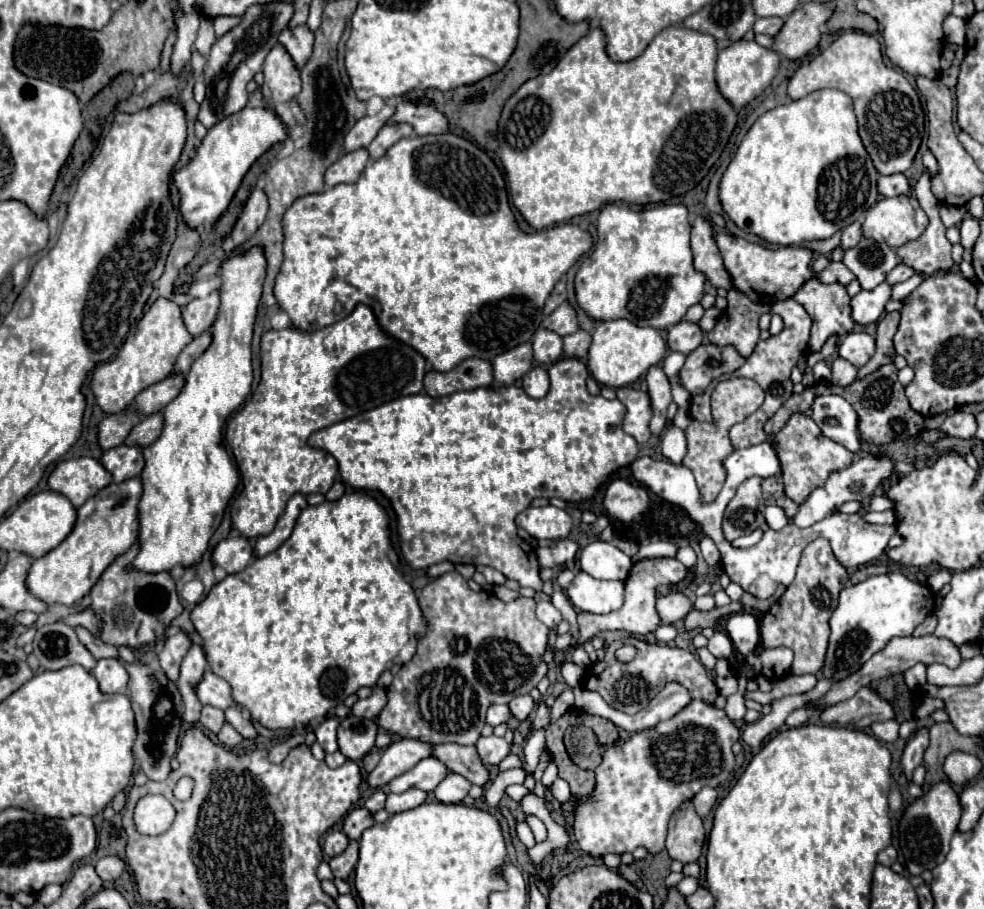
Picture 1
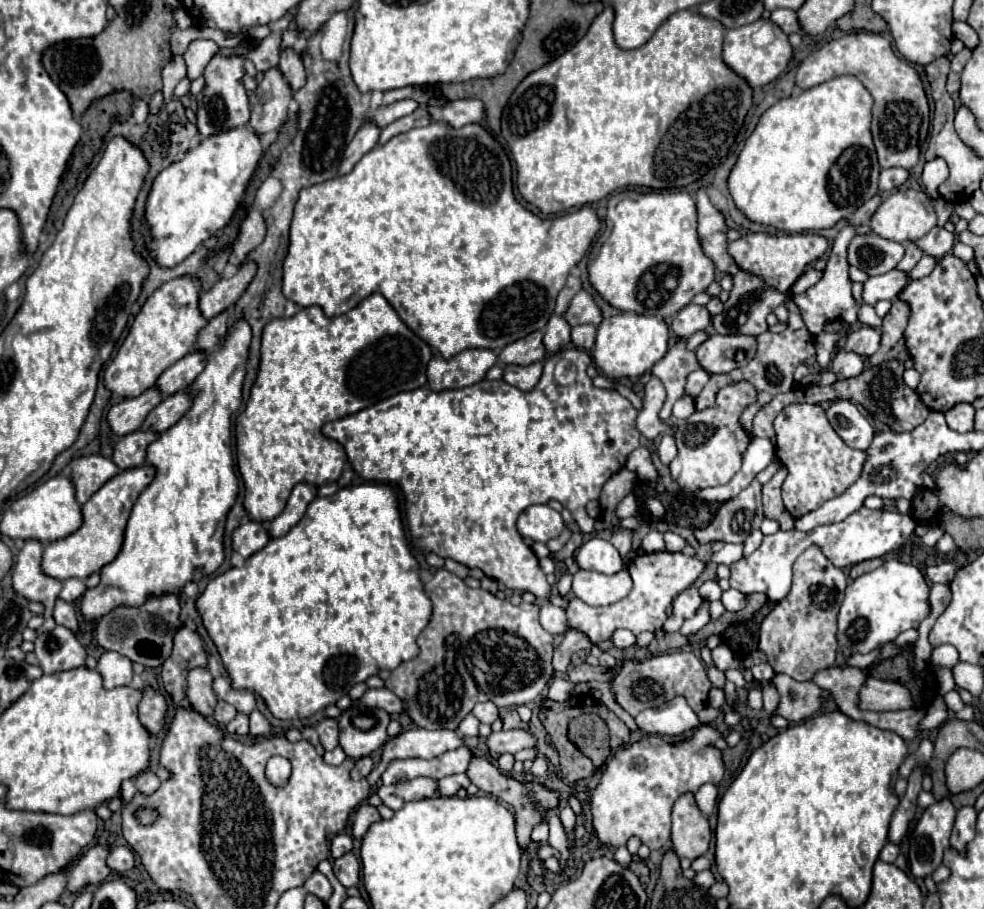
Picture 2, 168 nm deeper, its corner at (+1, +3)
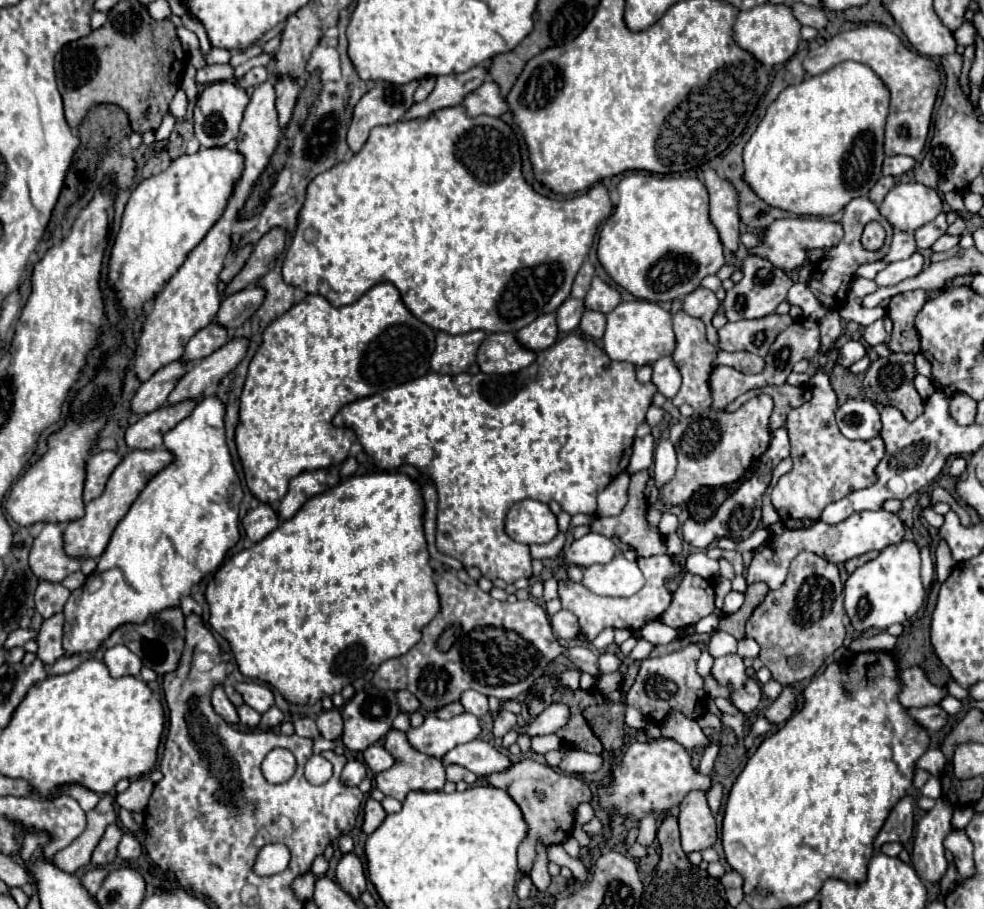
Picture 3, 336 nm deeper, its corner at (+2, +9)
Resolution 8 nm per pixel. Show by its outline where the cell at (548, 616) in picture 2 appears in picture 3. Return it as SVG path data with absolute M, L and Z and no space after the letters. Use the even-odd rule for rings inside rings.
M561 609L557 615L551 617L551 627L557 633L557 637L565 641L573 641L581 635L579 619L571 611L565 611L565 609Z

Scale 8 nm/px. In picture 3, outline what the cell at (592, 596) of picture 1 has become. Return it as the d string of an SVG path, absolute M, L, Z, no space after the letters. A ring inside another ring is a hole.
M617 553L607 565L591 565L585 569L583 585L595 595L607 597L631 597L643 587L645 579L635 561Z

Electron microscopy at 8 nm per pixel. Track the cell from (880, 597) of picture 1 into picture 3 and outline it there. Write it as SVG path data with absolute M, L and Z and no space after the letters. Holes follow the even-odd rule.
M901 541L895 545L885 547L875 559L865 563L863 567L855 569L849 579L845 581L845 611L851 619L855 631L869 631L869 627L875 629L887 629L893 623L905 623L909 617L913 617L925 599L925 589L921 583L921 559L919 559L919 547L913 541Z

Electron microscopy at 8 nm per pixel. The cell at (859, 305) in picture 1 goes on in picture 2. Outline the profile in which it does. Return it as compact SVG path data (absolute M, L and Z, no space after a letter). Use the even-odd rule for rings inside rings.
M892 269L884 275L878 275L878 277L870 277L864 283L862 305L874 307L882 299L896 299L896 295L900 293L900 289L904 289L906 283L908 283L906 273L900 273L898 269Z

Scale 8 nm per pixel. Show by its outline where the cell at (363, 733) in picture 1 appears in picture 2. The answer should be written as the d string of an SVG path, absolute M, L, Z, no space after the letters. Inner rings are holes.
M356 701L338 717L340 747L350 759L360 759L374 753L388 739L388 723L390 715L386 711L370 709Z

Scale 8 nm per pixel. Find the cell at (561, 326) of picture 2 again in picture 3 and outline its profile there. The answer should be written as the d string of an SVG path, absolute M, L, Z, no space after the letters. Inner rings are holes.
M569 297L569 299L557 309L557 325L559 325L559 331L561 331L561 333L571 333L573 329L577 329L583 311L585 311L583 299L573 299L573 297Z

